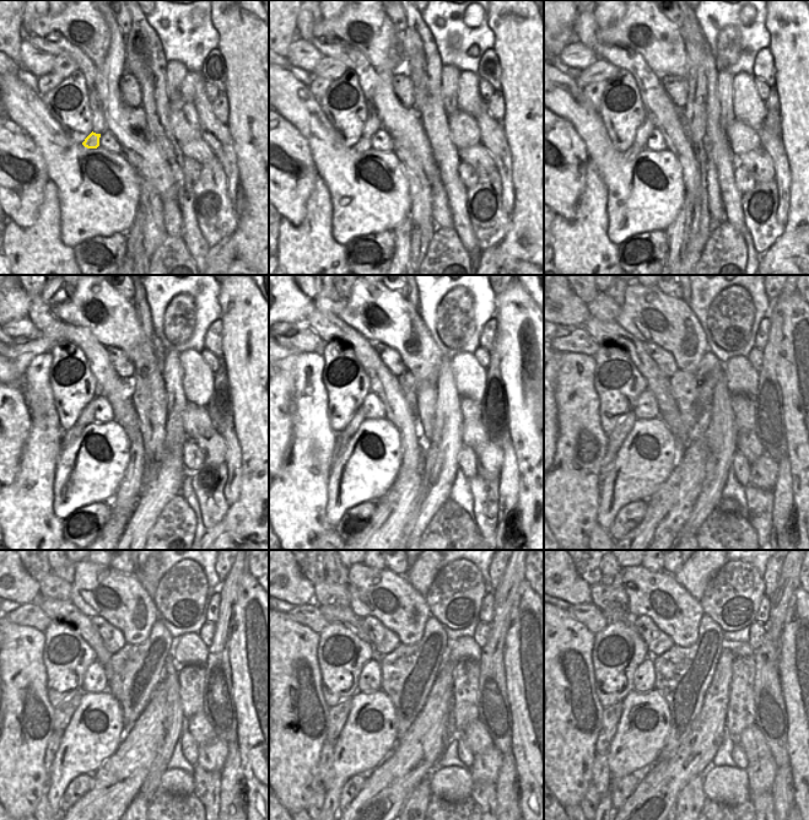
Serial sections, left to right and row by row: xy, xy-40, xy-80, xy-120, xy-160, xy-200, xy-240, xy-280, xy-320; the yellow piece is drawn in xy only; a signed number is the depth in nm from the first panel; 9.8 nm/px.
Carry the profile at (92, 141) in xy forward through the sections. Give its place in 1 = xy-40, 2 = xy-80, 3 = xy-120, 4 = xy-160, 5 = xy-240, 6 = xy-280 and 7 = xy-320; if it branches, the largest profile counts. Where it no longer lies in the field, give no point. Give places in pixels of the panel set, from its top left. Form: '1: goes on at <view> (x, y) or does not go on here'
1: goes on at xy-40 (363, 144)
2: goes on at xy-80 (634, 150)
3: goes on at xy-120 (69, 436)
4: goes on at xy-160 (341, 441)
5: goes on at xy-240 (54, 742)
6: goes on at xy-280 (327, 755)
7: goes on at xy-320 (600, 772)

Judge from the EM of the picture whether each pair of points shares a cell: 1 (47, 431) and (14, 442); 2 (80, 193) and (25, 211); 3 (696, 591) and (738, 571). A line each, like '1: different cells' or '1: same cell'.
1: different cells
2: different cells
3: different cells

